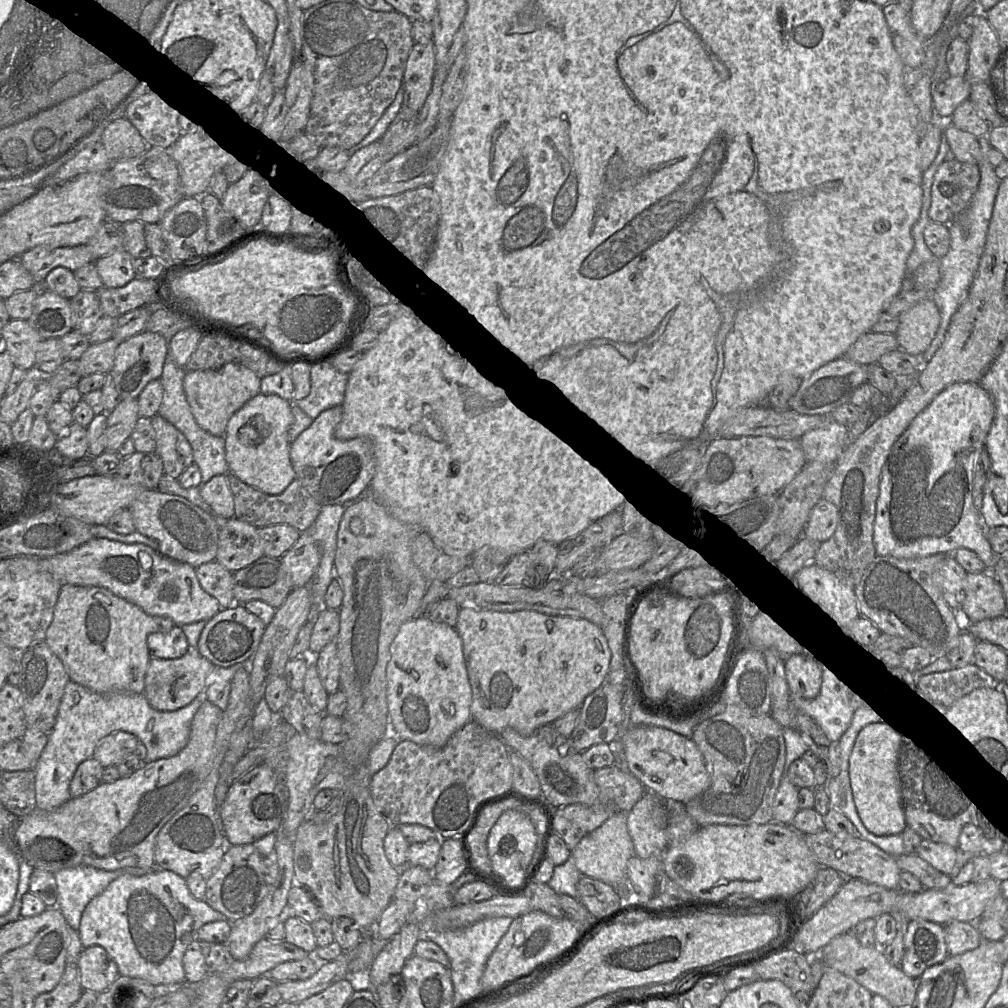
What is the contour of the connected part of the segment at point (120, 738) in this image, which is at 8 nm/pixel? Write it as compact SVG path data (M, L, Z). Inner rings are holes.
M118 731L101 739L95 747L93 758L104 768L118 765L125 757L134 753L139 740L131 733Z

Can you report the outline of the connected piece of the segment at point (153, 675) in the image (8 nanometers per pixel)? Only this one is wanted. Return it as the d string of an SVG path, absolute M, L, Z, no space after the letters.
M190 649L176 659L150 659L144 683L144 695L149 704L158 711L175 711L202 696L207 685L207 677L214 665L201 656L196 649Z

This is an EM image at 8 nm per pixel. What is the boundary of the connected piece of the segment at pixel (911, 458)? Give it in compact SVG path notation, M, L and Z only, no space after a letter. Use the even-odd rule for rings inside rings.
M959 382L952 384L941 391L930 404L913 419L908 428L892 446L881 471L873 532L874 547L878 556L911 559L926 557L938 553L952 555L957 549L966 548L977 554L988 571L991 571L995 567L999 555L993 552L986 537L986 528L982 522L980 512L973 503L973 481L976 461L985 446L985 441L994 420L994 416L995 406L992 397L979 383Z

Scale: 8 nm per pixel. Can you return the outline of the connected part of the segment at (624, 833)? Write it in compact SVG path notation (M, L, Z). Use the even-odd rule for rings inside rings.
M620 810L585 836L571 851L571 859L582 875L601 880L613 887L627 886L627 863L634 855L634 845L627 828L627 813Z

